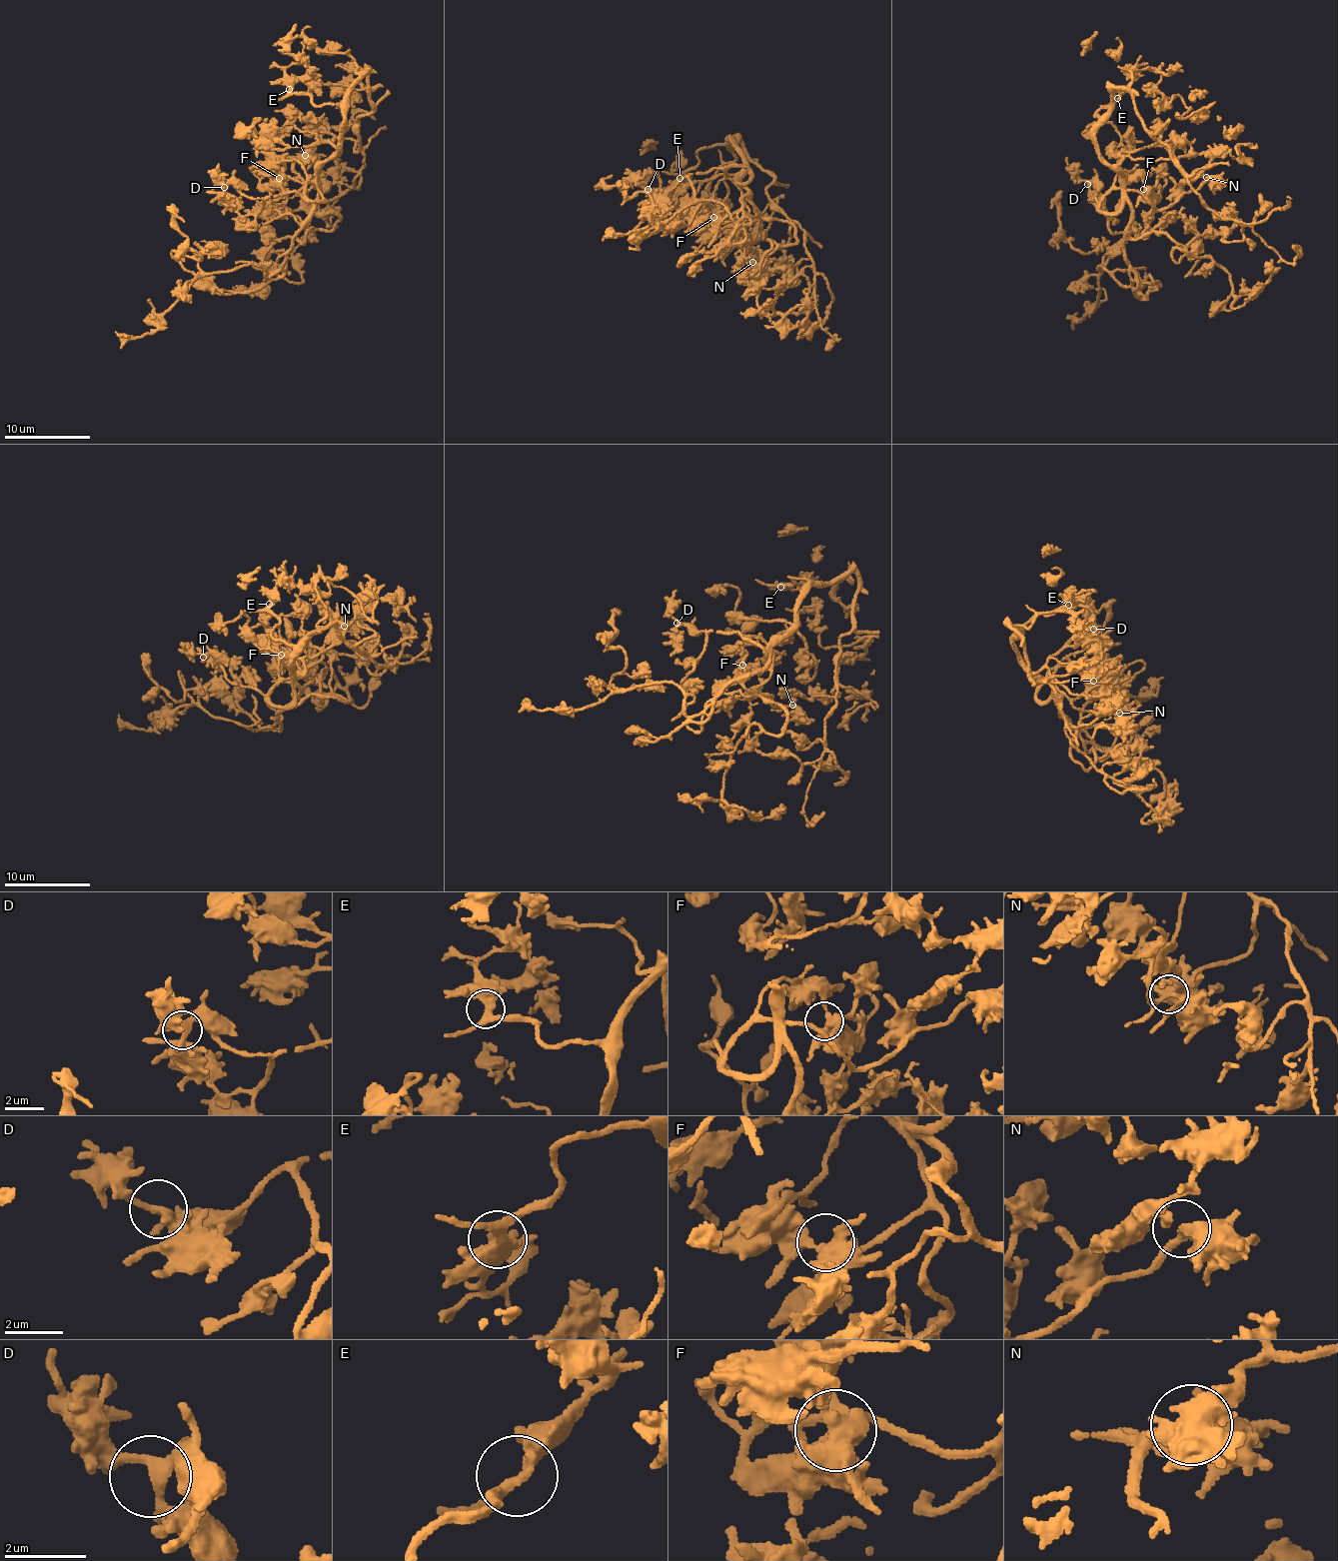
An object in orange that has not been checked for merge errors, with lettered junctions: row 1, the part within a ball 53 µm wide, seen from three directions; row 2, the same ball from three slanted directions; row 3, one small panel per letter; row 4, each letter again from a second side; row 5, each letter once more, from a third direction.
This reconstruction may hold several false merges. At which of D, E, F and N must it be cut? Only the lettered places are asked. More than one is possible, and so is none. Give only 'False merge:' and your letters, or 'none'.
False merge: none

